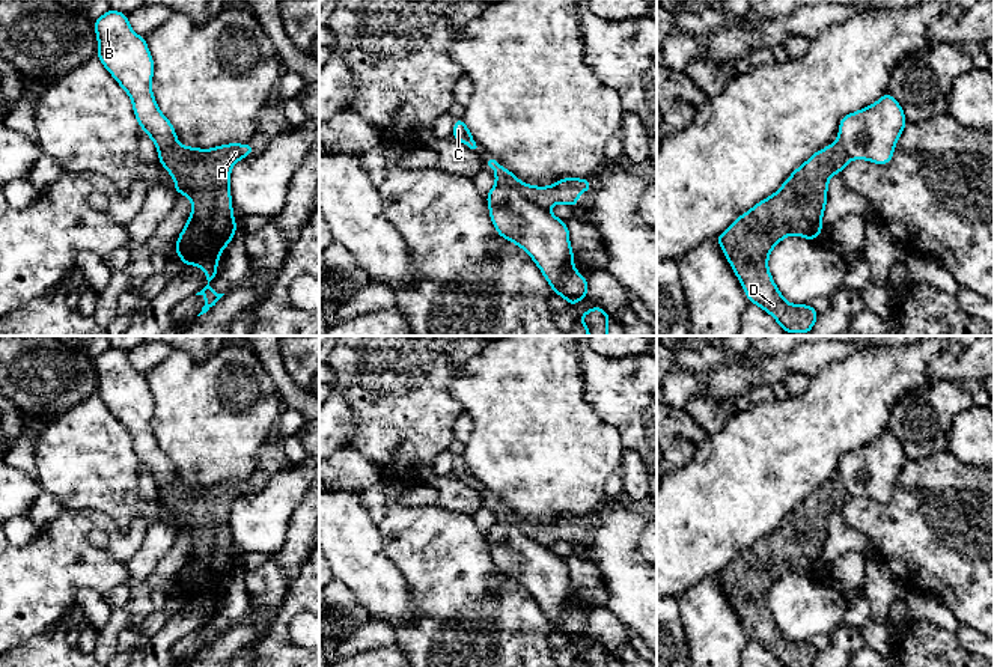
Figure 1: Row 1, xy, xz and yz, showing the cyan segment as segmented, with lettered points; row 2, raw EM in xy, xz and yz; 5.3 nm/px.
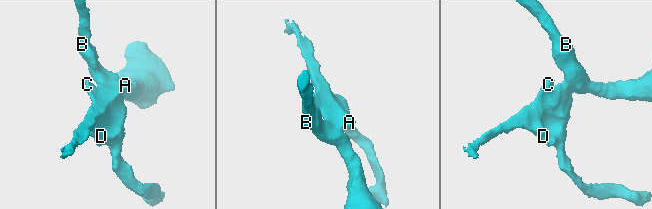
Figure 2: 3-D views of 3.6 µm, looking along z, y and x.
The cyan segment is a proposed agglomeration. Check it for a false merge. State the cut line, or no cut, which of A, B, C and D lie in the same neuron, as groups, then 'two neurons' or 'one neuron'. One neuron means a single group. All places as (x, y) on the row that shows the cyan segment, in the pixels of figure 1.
xz (496, 182), (505, 187), (515, 187), (526, 197), (547, 210) | A C D / B | two neurons

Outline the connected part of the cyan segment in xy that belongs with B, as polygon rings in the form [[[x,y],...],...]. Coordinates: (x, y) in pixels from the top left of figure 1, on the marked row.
[[[113,9],[93,24],[98,38],[96,57],[131,98],[137,123],[158,151],[179,145],[173,125],[160,111],[152,95],[155,66],[146,39],[133,32],[127,14]]]

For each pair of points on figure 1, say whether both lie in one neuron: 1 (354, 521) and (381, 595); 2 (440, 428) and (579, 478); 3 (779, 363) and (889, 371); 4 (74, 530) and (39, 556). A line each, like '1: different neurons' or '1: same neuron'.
1: same neuron
2: different neurons
3: different neurons
4: same neuron

